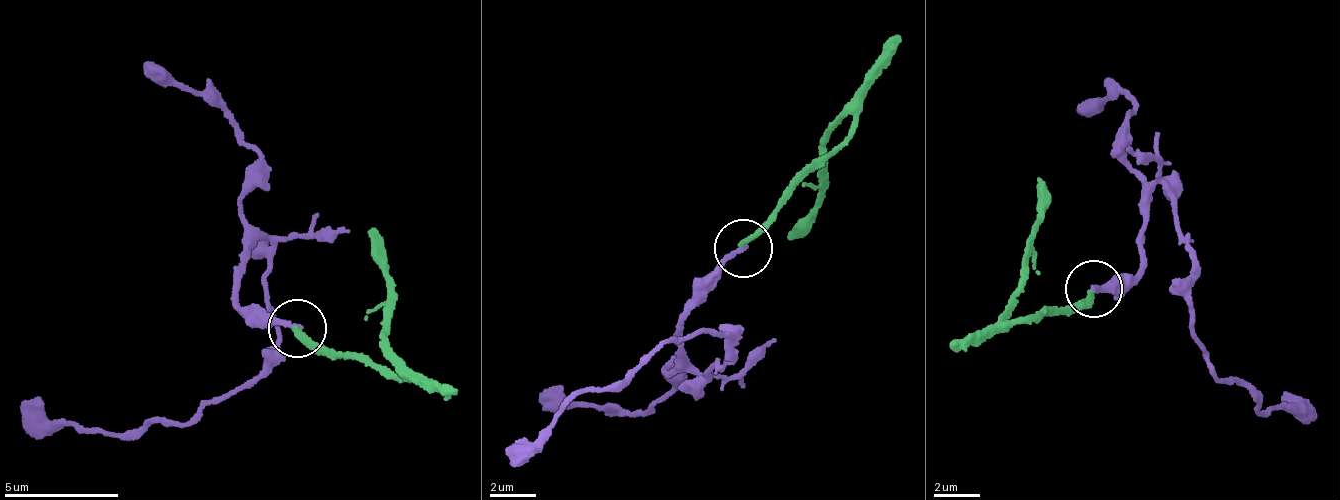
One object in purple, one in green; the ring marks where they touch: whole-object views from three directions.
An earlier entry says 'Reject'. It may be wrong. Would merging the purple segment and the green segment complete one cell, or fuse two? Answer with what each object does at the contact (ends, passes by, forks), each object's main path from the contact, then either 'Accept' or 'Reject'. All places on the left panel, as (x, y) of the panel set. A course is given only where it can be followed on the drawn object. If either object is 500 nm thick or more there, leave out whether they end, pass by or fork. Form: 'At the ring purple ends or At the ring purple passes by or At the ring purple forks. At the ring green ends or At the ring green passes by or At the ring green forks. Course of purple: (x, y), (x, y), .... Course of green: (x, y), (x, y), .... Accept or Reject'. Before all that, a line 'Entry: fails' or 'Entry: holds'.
Entry: holds
At the ring purple ends. At the ring green ends. Course of purple: (299, 326), (238, 300), (238, 261), (258, 239), (276, 319), (275, 362), (183, 424), (100, 433), (24, 425). Course of green: (293, 325), (407, 375), (390, 349), (385, 254), (367, 230). Reject

